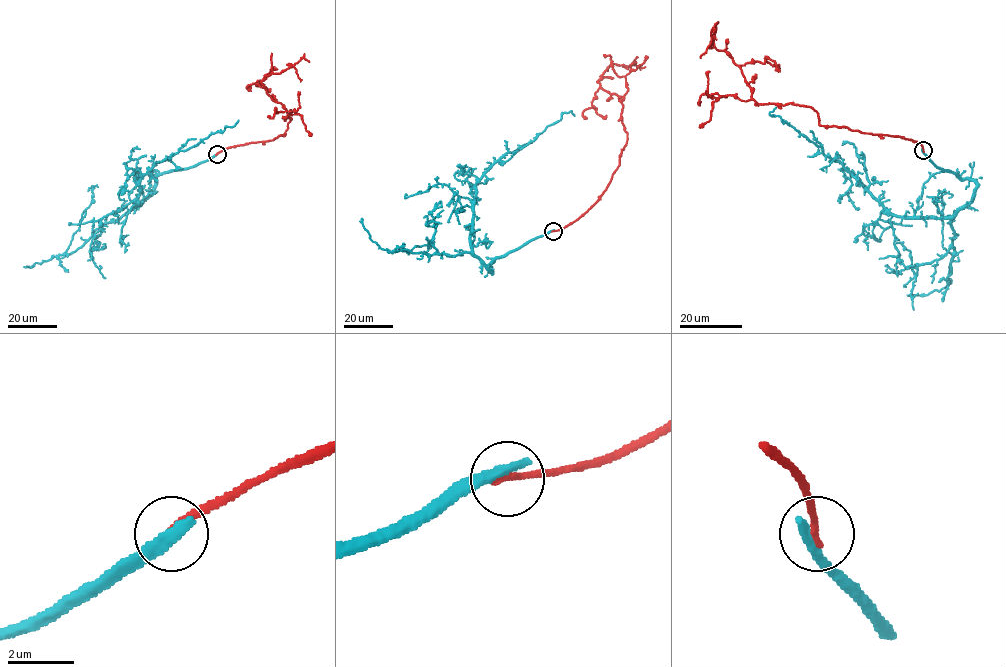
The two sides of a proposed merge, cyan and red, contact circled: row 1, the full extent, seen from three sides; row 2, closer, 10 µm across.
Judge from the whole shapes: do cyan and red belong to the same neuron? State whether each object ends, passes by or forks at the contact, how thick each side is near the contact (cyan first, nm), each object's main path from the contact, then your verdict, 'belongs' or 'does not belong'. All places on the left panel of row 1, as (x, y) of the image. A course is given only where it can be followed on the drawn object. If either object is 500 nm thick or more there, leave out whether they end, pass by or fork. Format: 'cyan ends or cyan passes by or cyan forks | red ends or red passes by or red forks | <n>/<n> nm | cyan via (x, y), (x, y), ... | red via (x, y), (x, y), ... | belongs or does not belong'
cyan ends | red ends | 440/240 nm | cyan via (217, 154), (154, 176), (149, 194), (134, 206), (139, 180), (156, 162), (238, 120) | red via (217, 154), (285, 134), (291, 118), (286, 118), (286, 109), (274, 101), (261, 81), (302, 57), (309, 62) | does not belong

